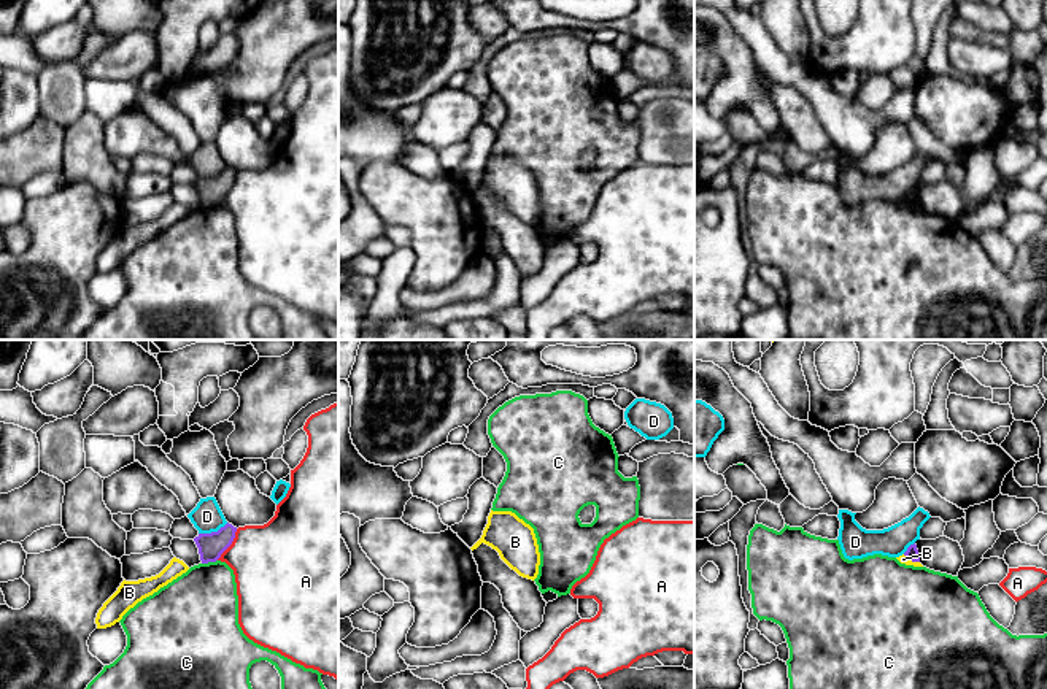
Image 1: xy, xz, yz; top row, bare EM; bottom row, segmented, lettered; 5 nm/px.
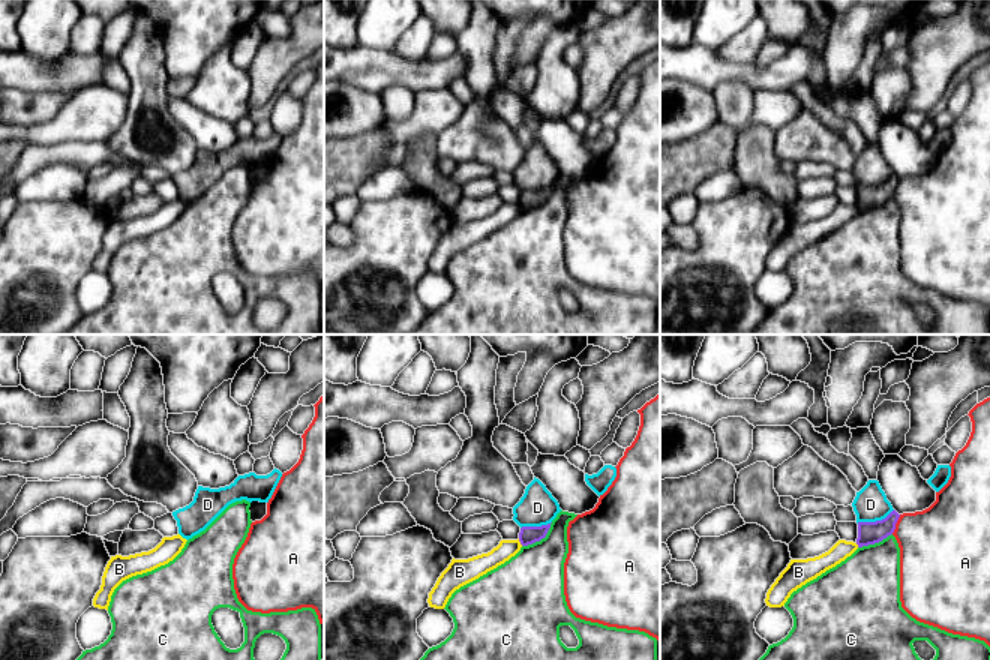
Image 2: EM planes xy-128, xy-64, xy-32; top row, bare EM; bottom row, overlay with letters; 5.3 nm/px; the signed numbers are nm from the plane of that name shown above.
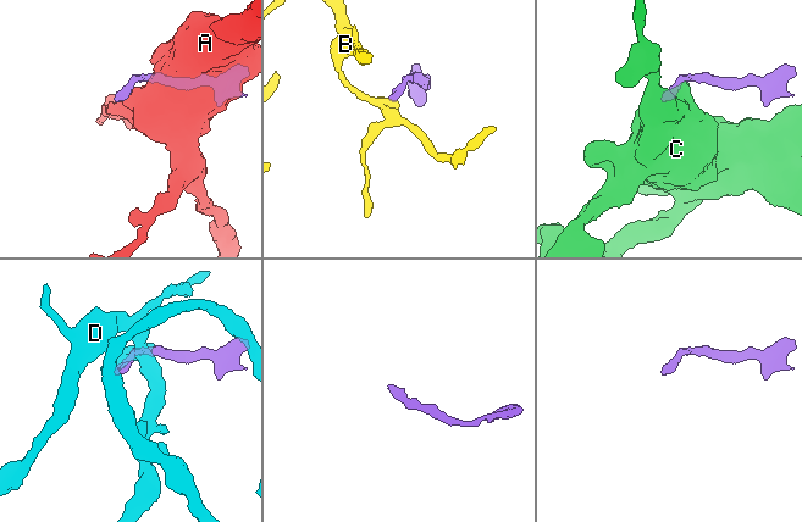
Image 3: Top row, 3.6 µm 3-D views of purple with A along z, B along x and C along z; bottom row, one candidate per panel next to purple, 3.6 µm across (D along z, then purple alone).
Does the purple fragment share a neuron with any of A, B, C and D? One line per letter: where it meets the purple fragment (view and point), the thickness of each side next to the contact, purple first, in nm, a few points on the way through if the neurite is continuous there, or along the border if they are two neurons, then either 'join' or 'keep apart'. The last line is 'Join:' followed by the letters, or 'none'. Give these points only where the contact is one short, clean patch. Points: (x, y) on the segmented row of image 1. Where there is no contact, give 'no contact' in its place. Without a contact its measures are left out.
A: meets purple in xy at (231, 543); 130 nm thick on the purple side, 420 nm on the other; keep apart
B: meets purple in yz at (911, 559); 60 nm thick on the purple side, 50 nm on the other; border along yz (903, 554), (919, 562); keep apart
C: meets purple in xy at (208, 561); 130 nm thick on the purple side, 380 nm on the other; border along xy (216, 559), (202, 564); keep apart
D: meets purple in xy at (213, 532); 130 nm thick on the purple side, 160 nm on the other; border along xy (227, 523), (216, 531), (199, 534); keep apart
Join: none

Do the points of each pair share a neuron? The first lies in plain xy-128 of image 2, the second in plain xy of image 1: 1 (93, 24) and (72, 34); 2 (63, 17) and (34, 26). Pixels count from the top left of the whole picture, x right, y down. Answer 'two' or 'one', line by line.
1: one
2: one

